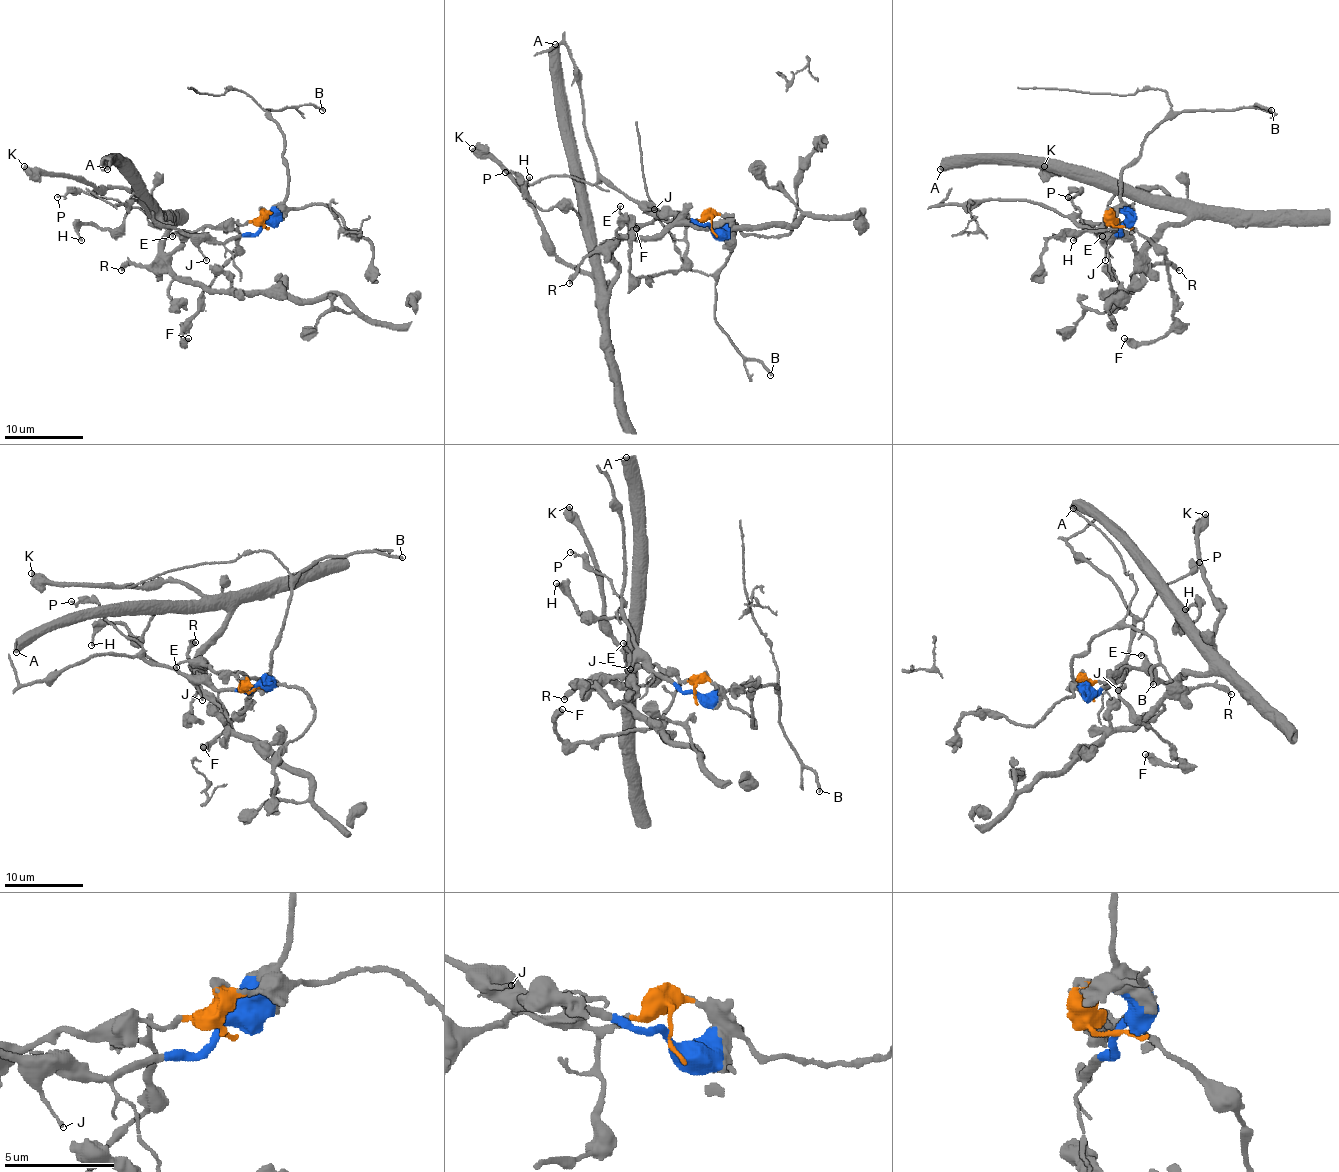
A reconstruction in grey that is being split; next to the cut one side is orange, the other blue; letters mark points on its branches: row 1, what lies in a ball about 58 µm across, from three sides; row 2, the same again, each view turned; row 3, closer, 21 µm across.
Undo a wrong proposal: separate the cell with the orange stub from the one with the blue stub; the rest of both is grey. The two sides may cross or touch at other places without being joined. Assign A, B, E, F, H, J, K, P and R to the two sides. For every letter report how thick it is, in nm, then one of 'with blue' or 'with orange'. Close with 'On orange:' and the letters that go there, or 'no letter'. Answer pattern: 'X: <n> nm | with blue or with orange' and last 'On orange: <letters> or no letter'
A: 480 nm | with orange
B: 200 nm | with blue
E: 170 nm | with orange
F: 440 nm | with orange
H: 150 nm | with orange
J: 120 nm | with blue
K: 550 nm | with orange
P: 90 nm | with blue
R: 340 nm | with orange
On orange: A, E, F, H, K, R

